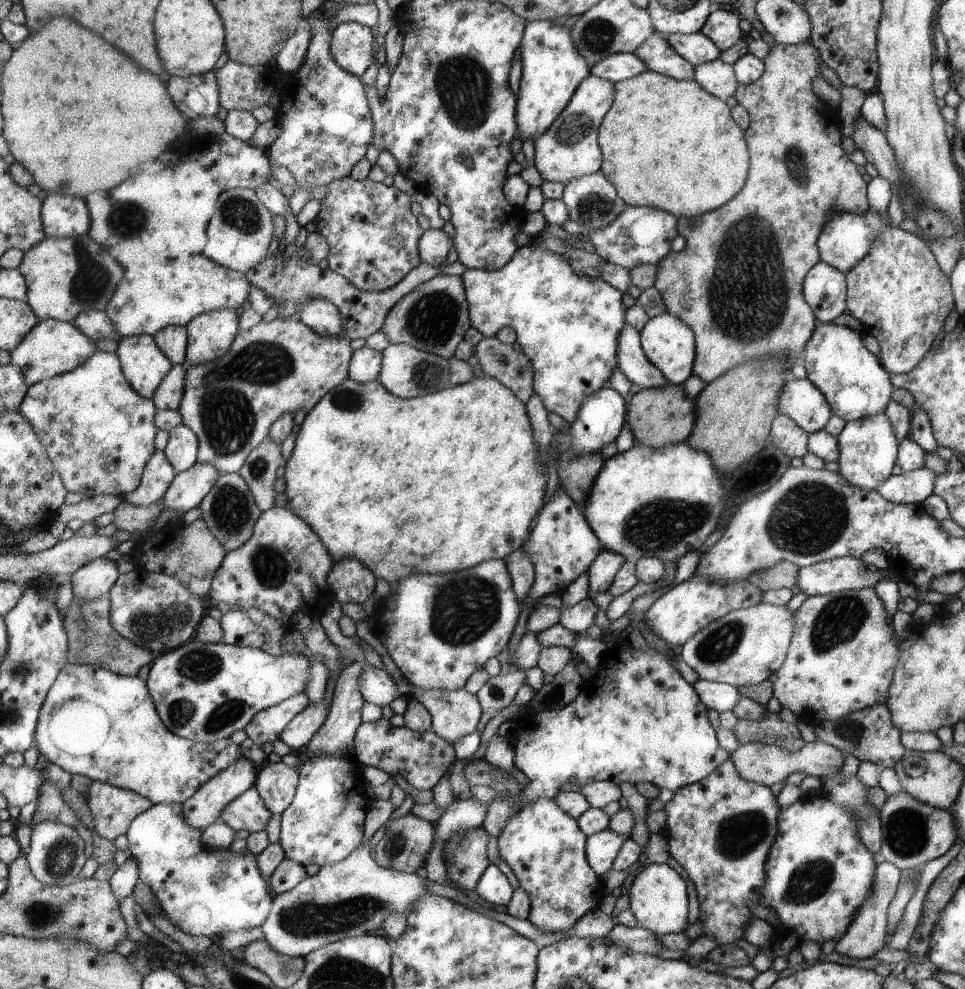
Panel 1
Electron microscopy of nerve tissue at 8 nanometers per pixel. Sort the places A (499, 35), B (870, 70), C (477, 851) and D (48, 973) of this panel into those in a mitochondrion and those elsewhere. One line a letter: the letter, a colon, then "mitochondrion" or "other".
A: other
B: other
C: other
D: other

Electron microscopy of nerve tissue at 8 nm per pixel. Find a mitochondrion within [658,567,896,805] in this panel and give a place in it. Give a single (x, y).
(840, 619)

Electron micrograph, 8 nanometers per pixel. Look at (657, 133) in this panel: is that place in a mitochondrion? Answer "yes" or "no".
no

